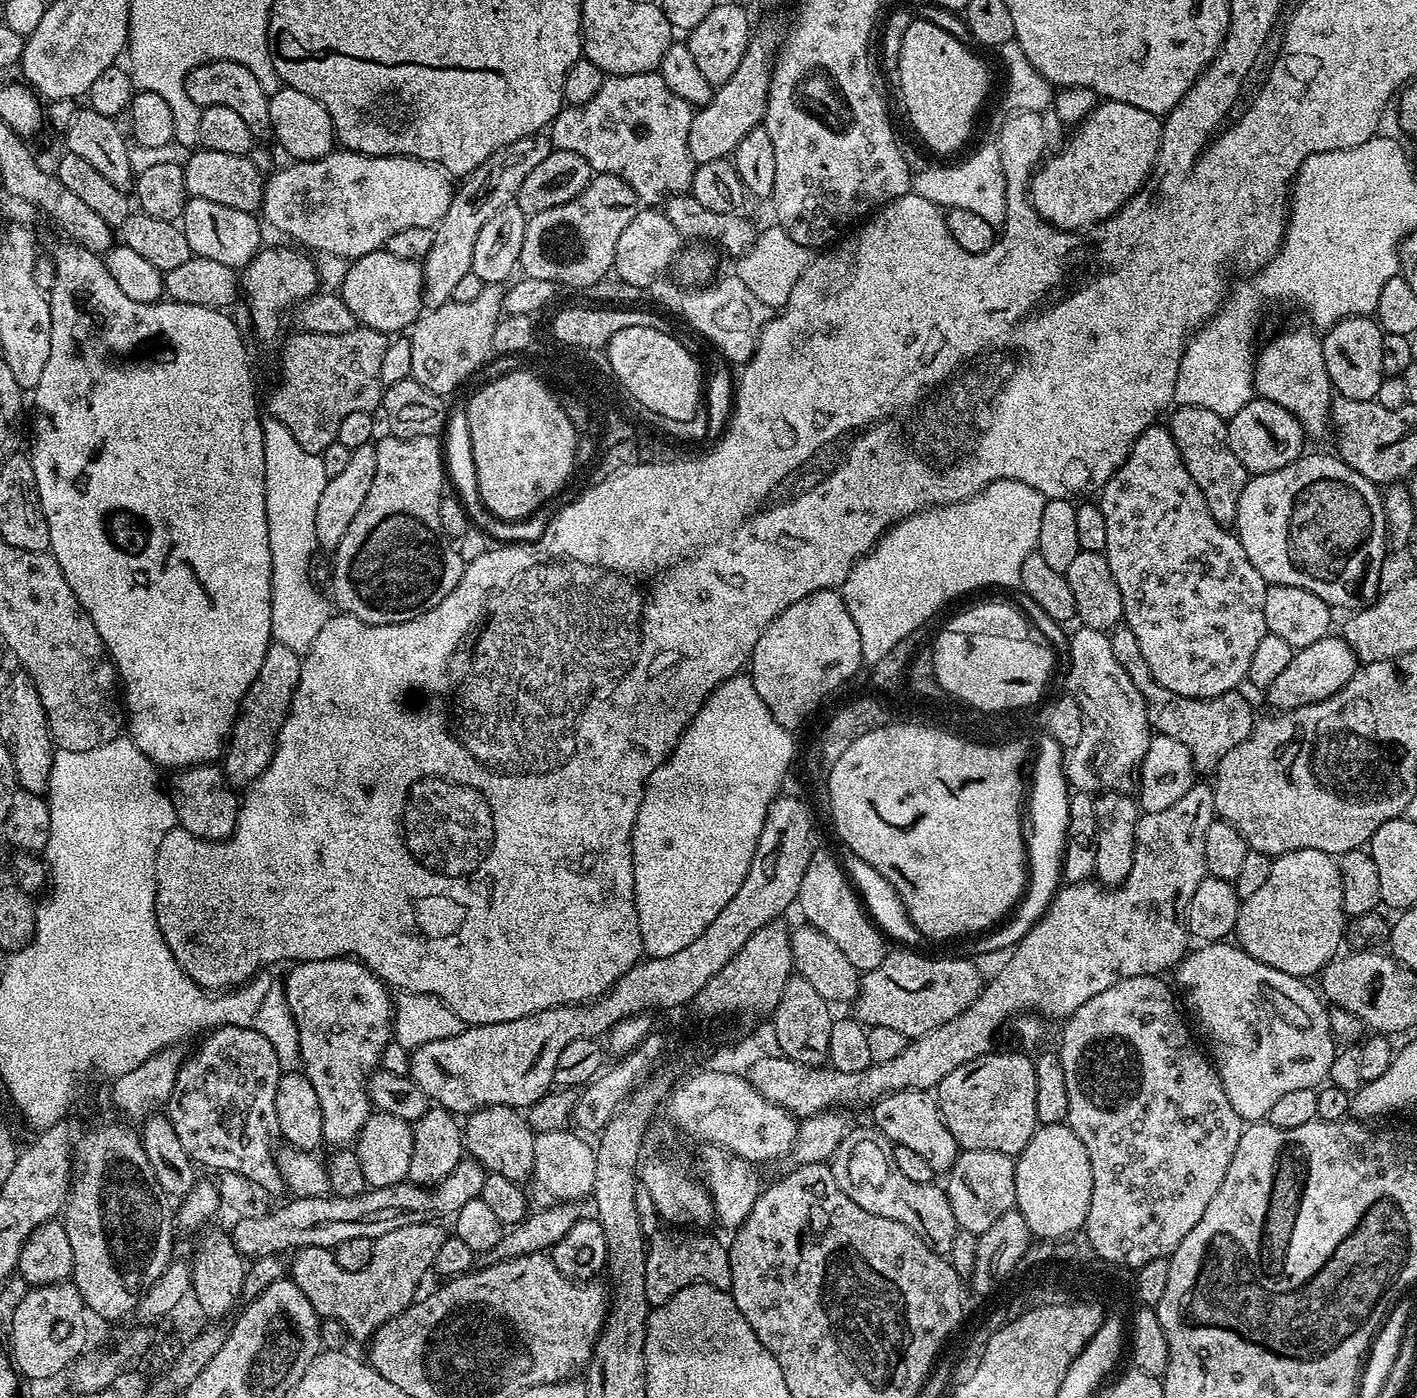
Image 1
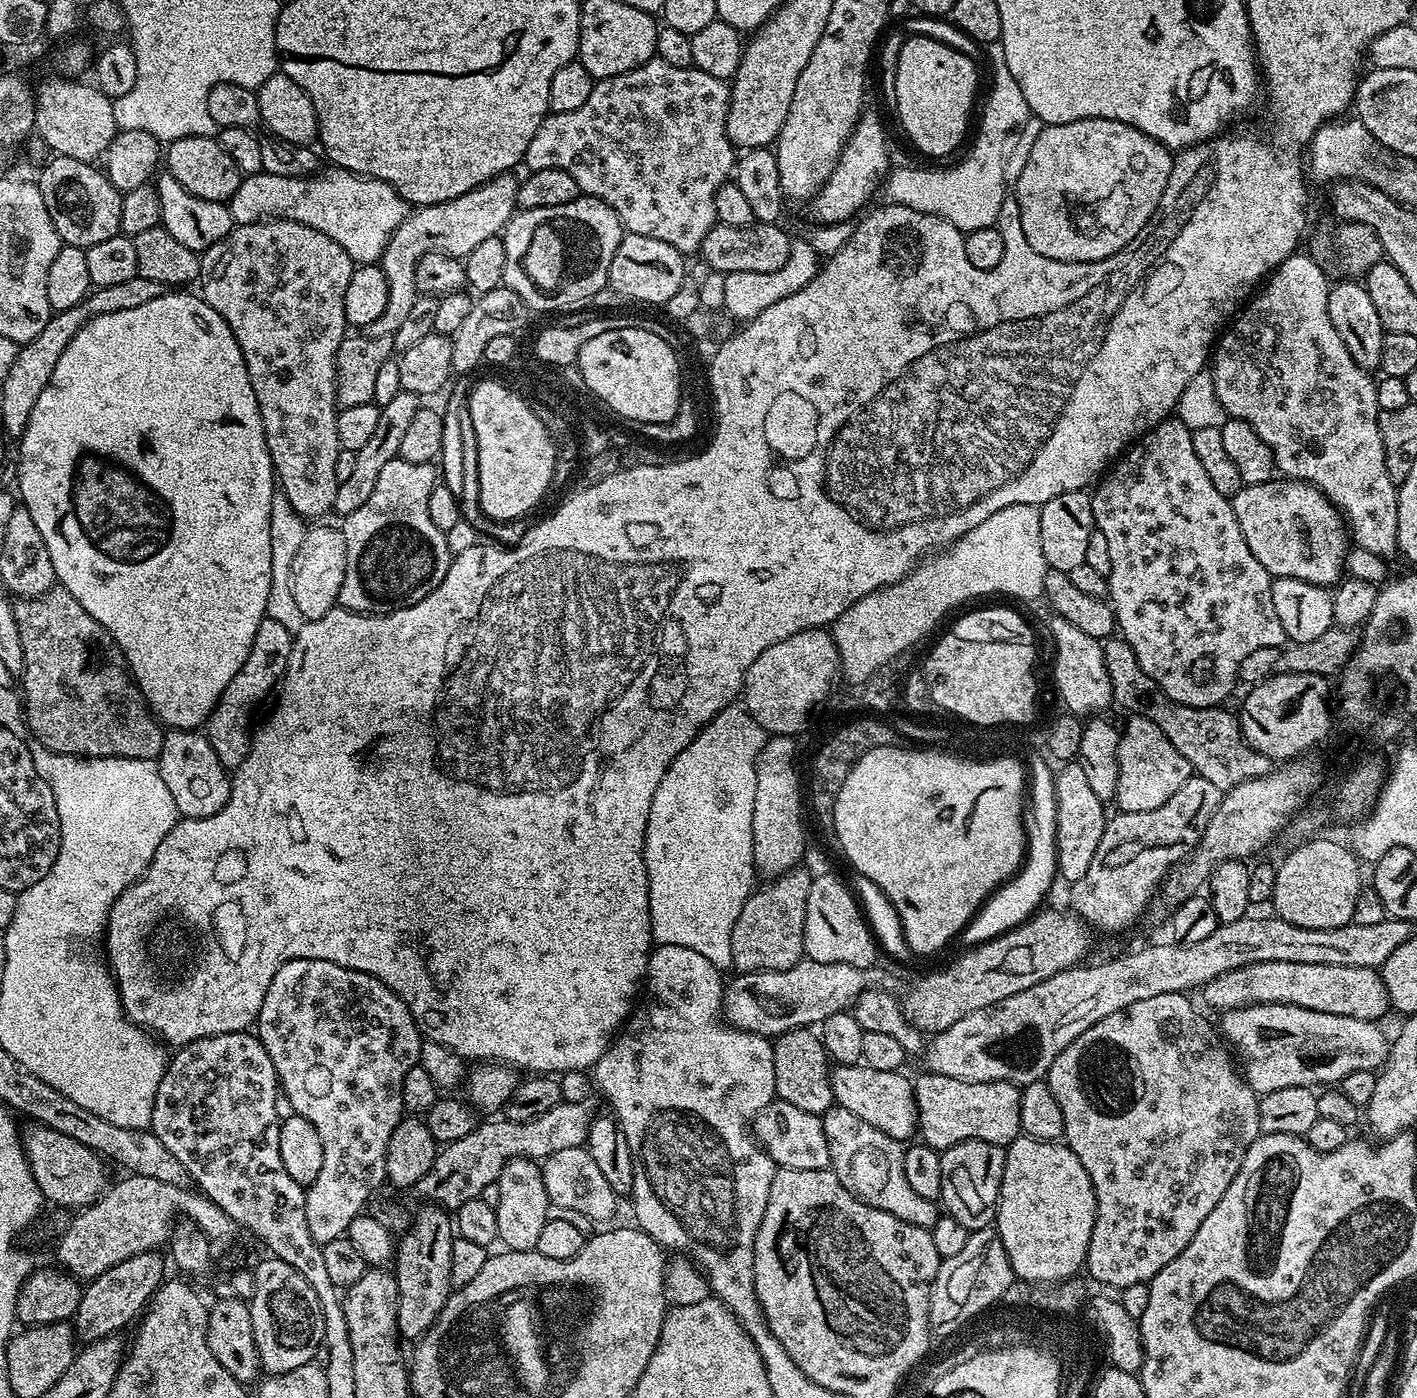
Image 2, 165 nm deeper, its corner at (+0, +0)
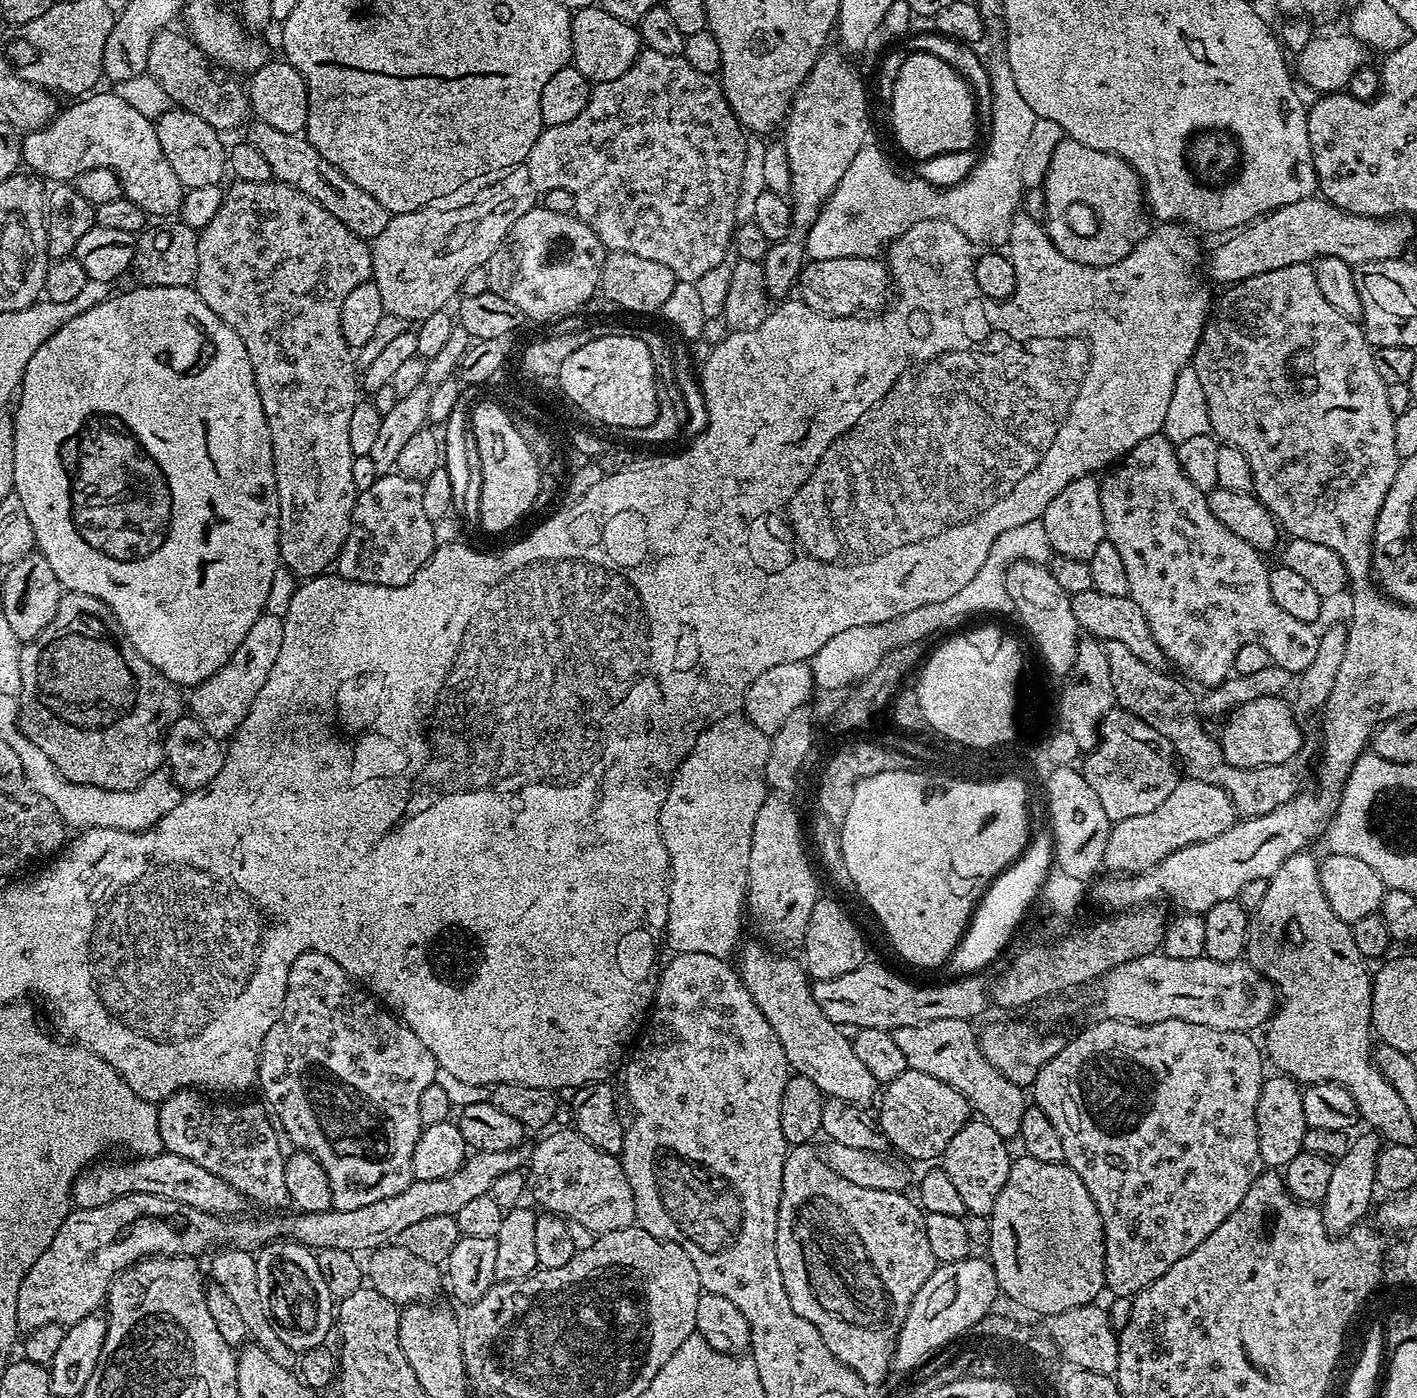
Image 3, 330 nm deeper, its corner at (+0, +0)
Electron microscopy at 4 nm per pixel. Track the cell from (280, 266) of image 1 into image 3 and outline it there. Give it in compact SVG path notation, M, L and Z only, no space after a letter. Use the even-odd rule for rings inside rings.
M236 180L227 185L224 201L218 214L210 218L205 228L198 232L198 274L194 290L242 338L242 346L246 346L246 354L250 354L250 366L254 370L254 382L262 398L262 410L266 414L266 422L272 439L272 461L276 475L276 493L280 503L280 562L293 576L311 578L323 576L335 565L342 546L352 529L352 511L358 495L354 486L352 451L350 450L350 417L354 414L354 406L358 402L358 364L354 359L353 349L349 348L346 338L342 338L342 306L346 297L356 287L369 283L372 278L372 250L360 237L356 236L330 210L322 210L314 198L306 198L293 188L283 186L265 186Z

